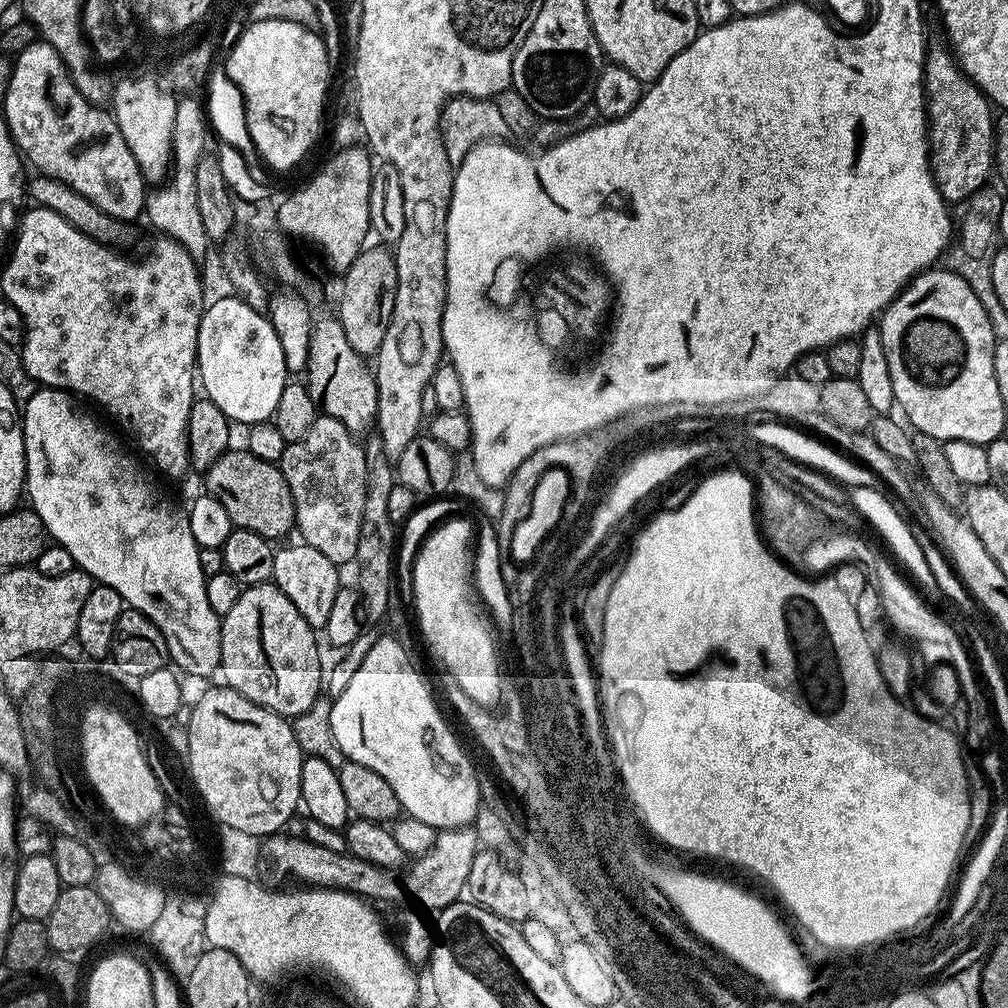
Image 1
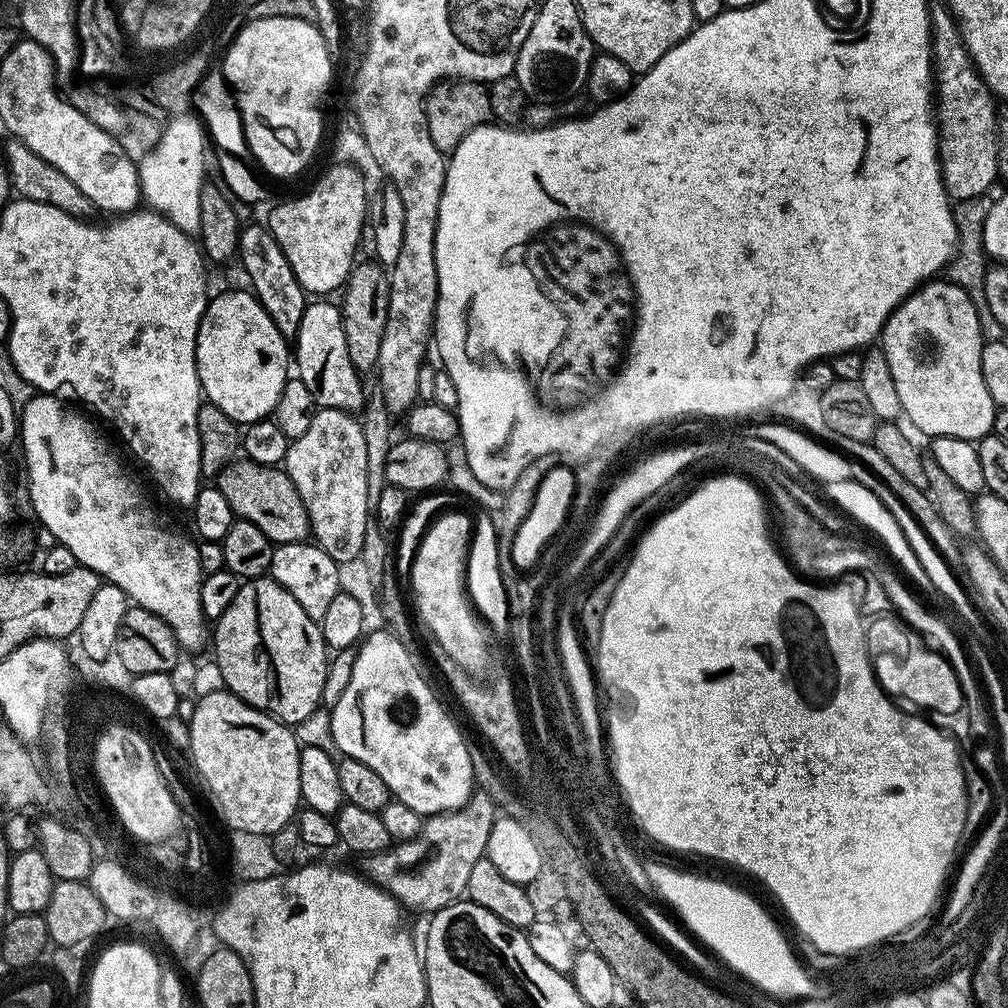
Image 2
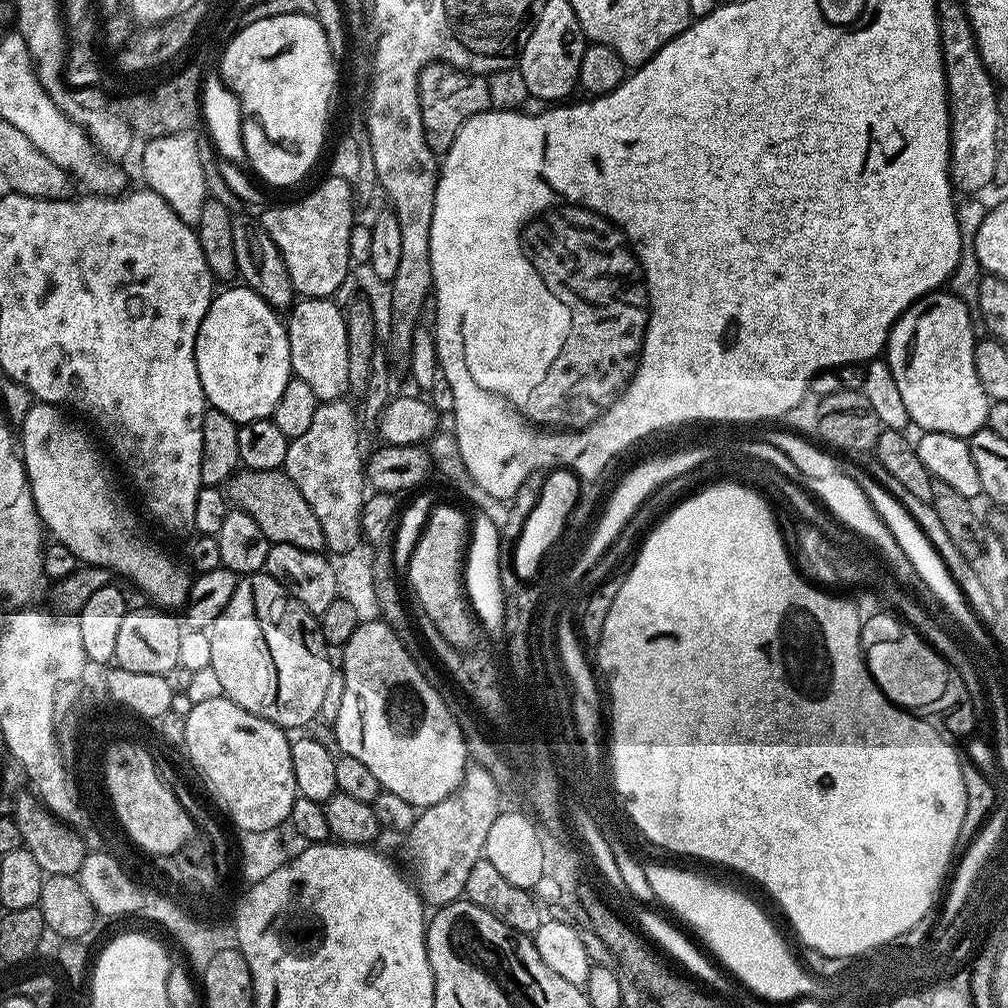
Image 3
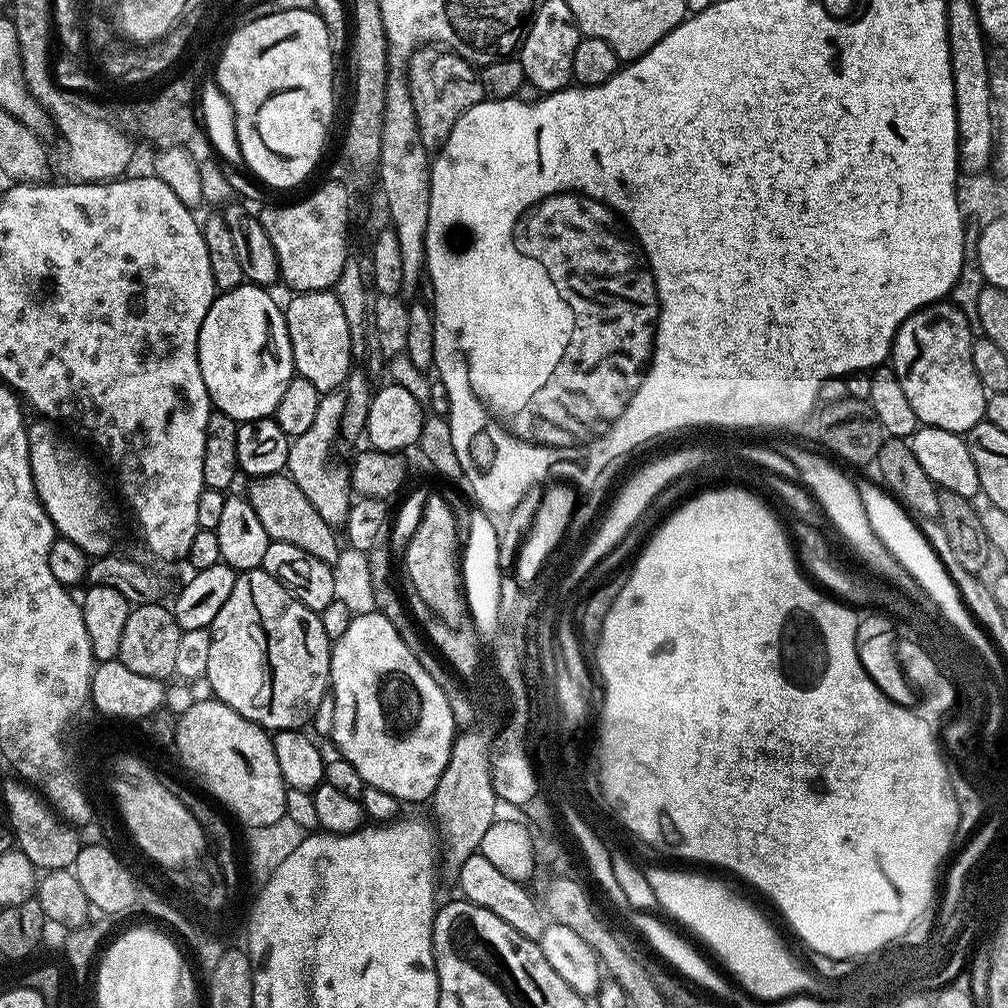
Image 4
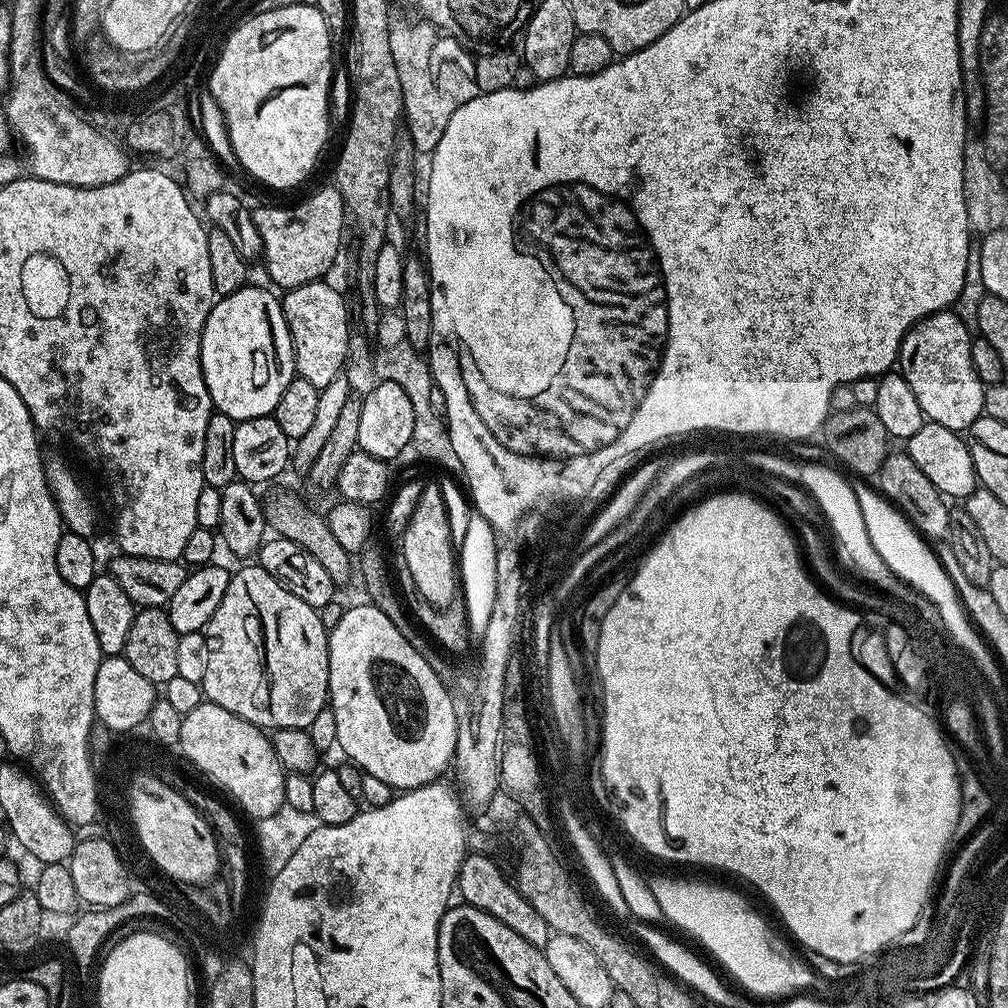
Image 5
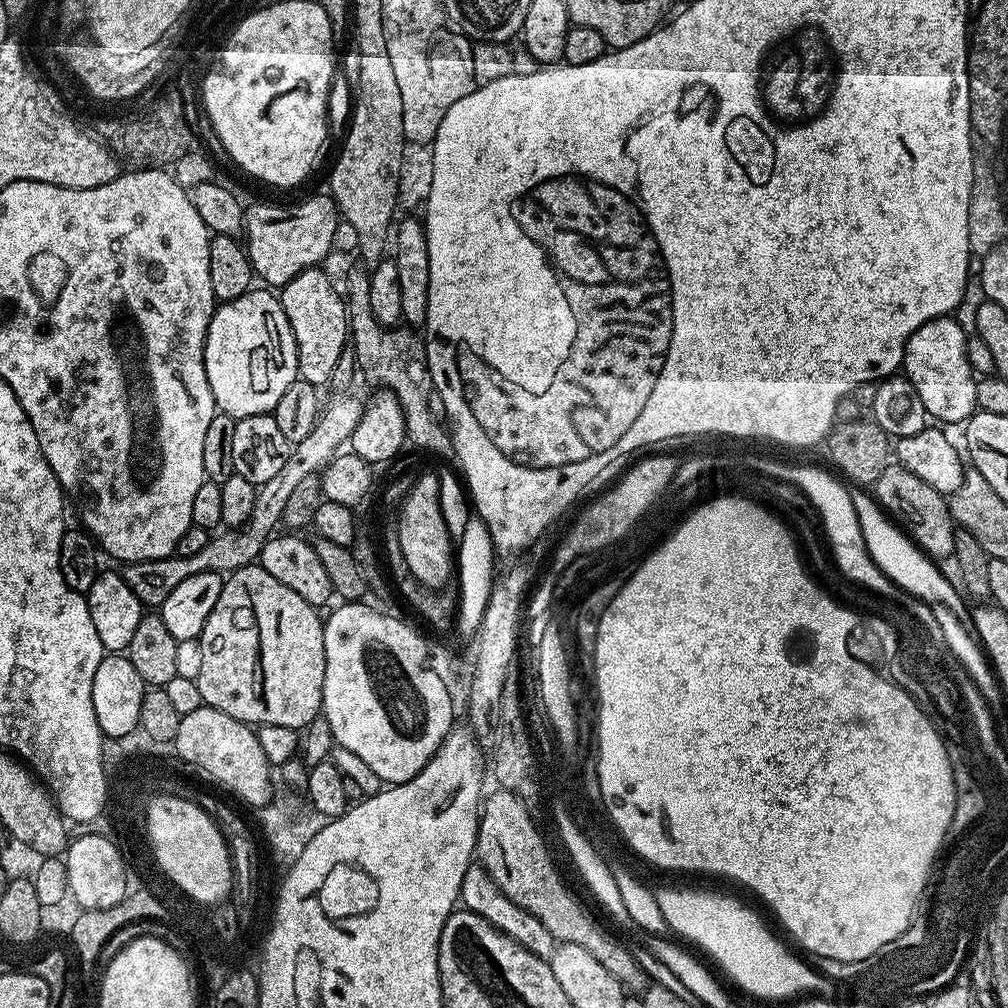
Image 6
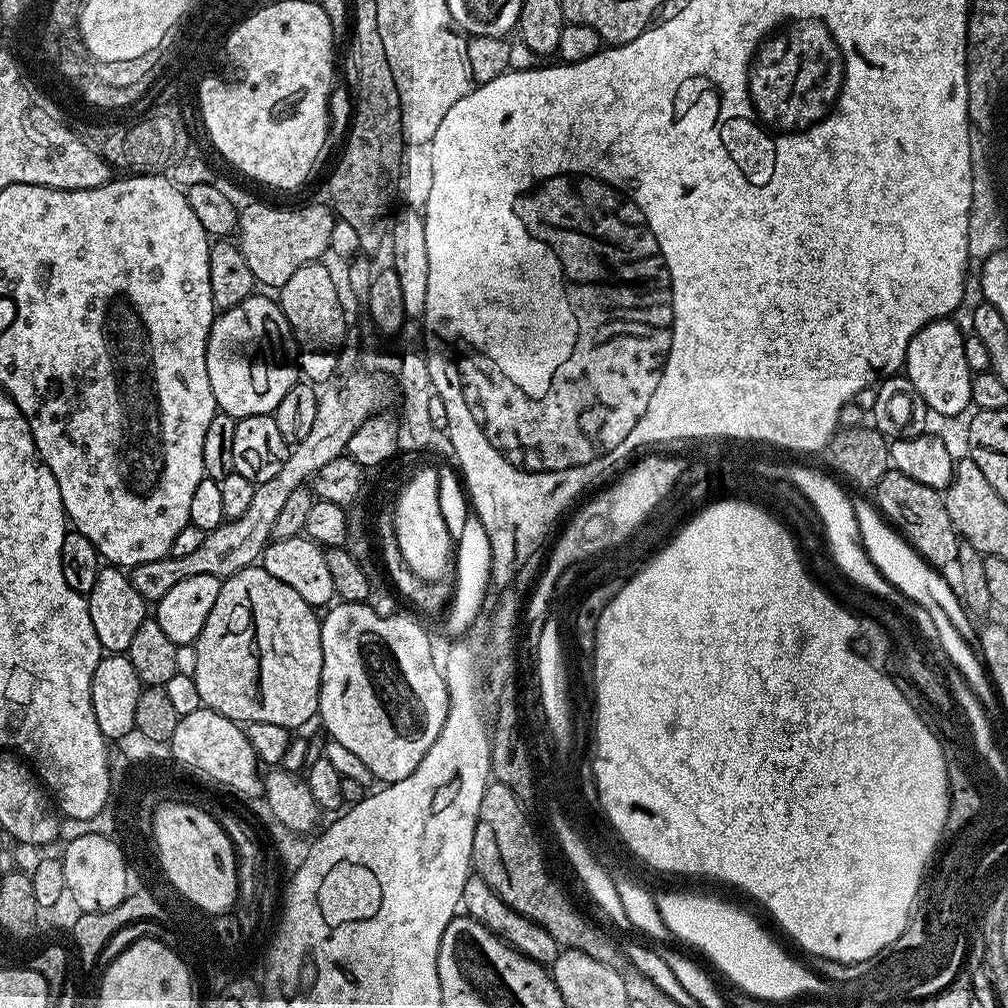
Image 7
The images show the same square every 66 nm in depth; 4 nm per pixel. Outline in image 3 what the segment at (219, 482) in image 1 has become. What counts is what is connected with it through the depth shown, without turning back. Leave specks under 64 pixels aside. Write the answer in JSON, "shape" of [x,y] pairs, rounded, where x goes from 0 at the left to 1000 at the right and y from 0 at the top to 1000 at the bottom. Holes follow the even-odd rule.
{"shape":[[[242,464],[235,467],[233,471],[225,477],[224,492],[235,505],[242,507],[260,524],[261,530],[270,540],[287,540],[296,542],[305,548],[322,547],[322,538],[319,524],[316,521],[315,514],[308,504],[308,499],[300,492],[300,487],[292,480],[281,466],[252,466]]]}

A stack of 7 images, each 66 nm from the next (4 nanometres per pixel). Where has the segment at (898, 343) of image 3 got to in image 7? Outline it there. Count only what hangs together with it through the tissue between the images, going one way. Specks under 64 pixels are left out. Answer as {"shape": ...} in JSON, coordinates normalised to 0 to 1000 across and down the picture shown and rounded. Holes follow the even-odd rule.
{"shape":[[[947,316],[928,317],[919,322],[907,335],[903,335],[903,343],[899,347],[896,368],[903,379],[907,379],[907,387],[915,391],[919,403],[933,413],[948,413],[956,409],[964,401],[965,369],[958,363],[958,347],[956,346],[957,330],[953,329]]]}

